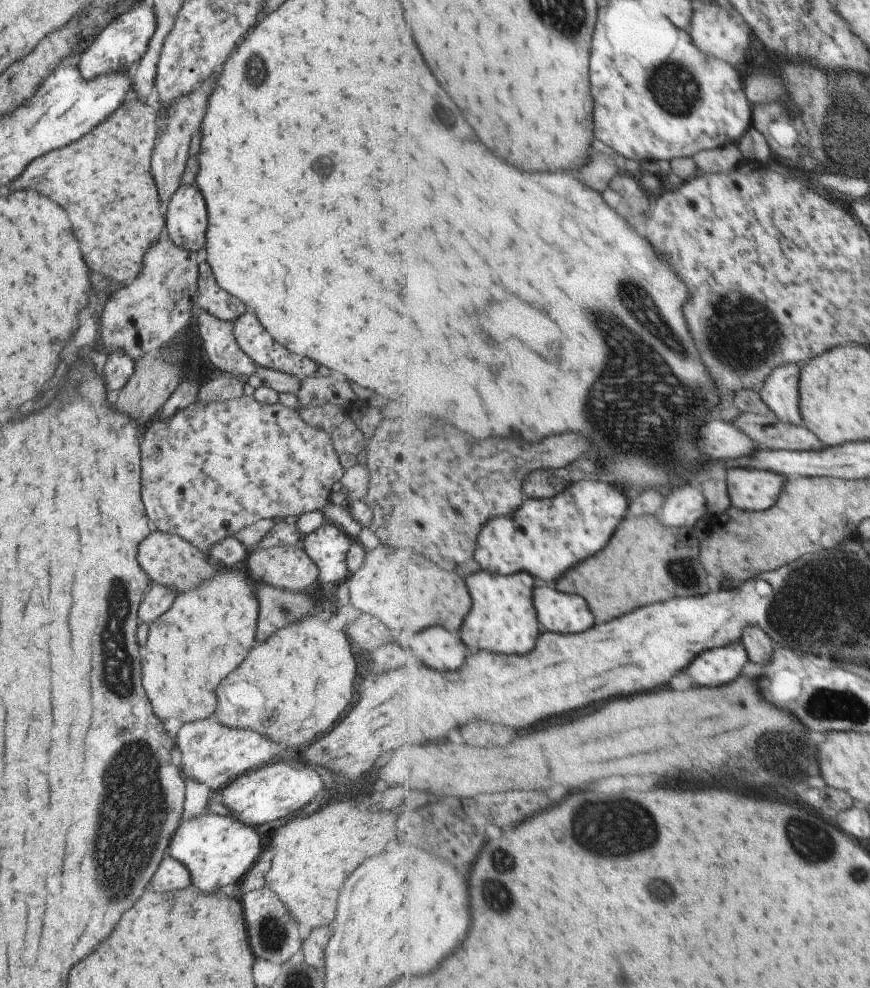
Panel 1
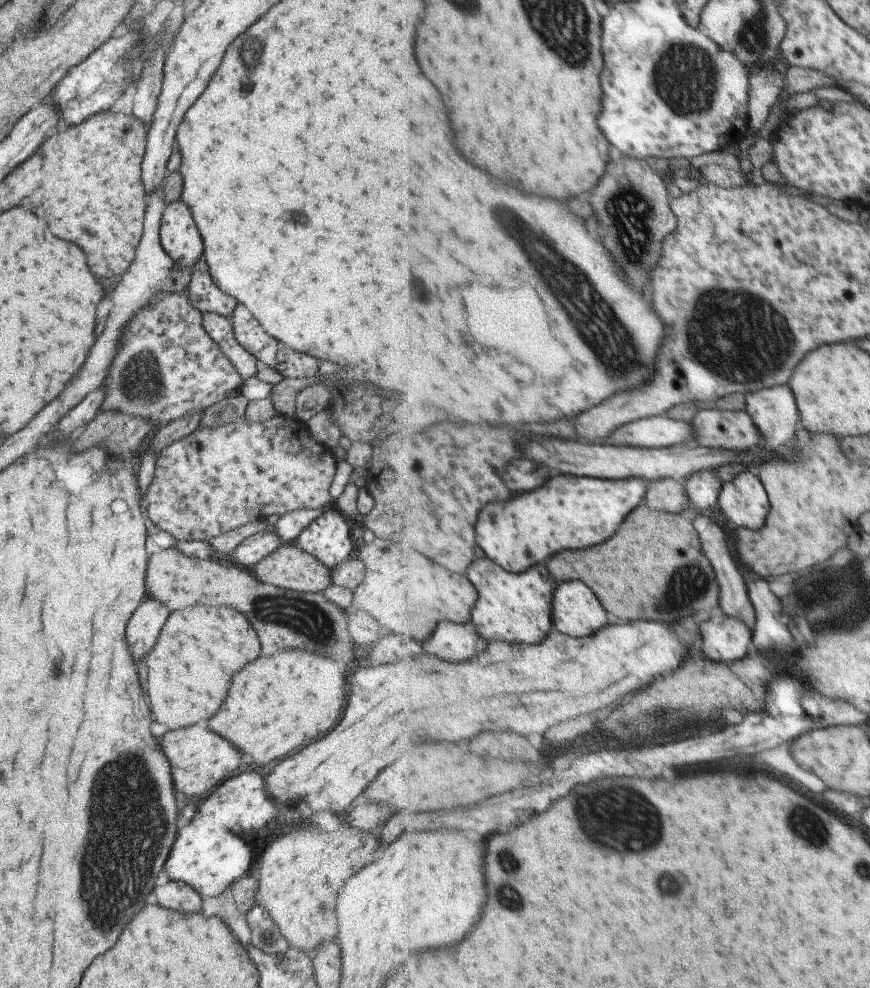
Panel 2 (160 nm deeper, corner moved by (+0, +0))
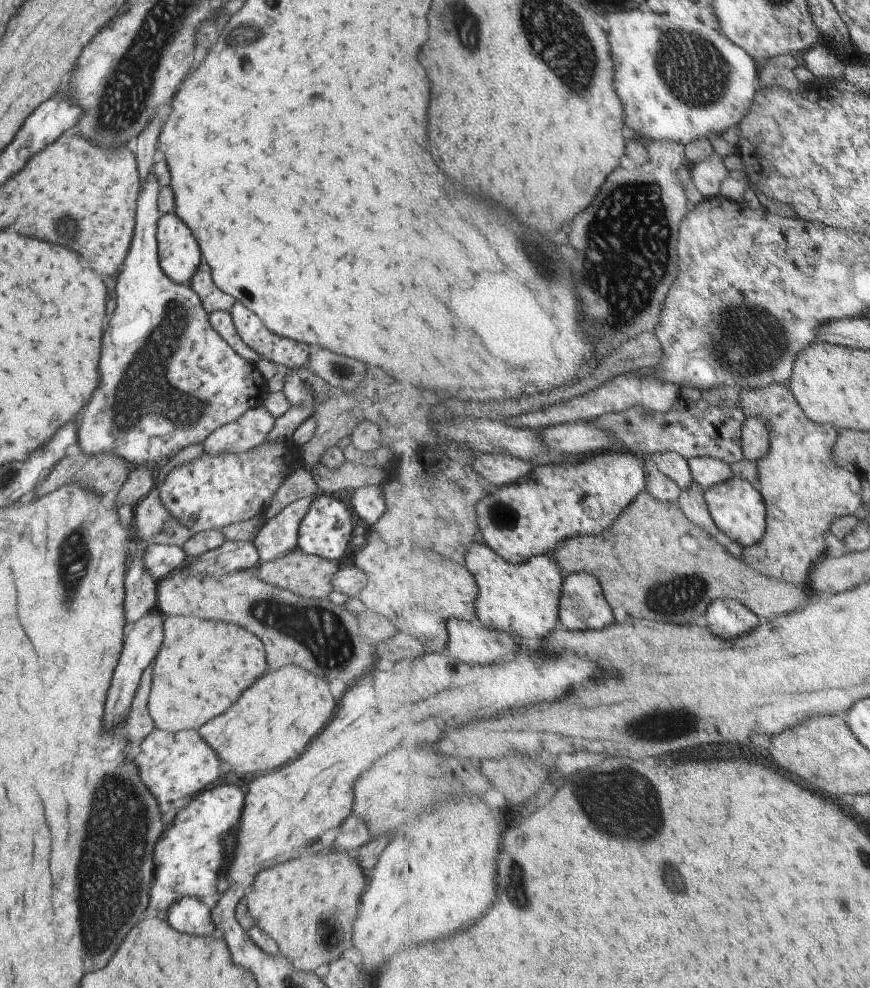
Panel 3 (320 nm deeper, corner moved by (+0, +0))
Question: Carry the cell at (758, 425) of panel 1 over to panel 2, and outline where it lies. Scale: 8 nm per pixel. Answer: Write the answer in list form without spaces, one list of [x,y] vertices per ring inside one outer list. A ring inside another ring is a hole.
[[[715,407],[712,409],[699,409],[692,420],[689,421],[689,424],[696,431],[696,440],[693,441],[701,447],[721,448],[743,453],[747,450],[753,450],[759,447],[759,444],[762,444],[762,434],[747,410],[720,411]]]

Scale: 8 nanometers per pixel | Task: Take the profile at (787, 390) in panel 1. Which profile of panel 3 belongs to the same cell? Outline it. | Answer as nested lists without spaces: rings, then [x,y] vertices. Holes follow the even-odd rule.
[[[749,417],[742,430],[744,456],[758,463],[770,451],[770,425],[762,417]]]

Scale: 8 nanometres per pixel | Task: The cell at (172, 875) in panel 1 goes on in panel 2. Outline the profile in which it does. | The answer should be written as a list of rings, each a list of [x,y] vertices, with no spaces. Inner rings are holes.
[[[167,881],[163,886],[153,889],[153,896],[161,908],[169,908],[181,914],[193,914],[201,908],[200,896],[182,882]]]

